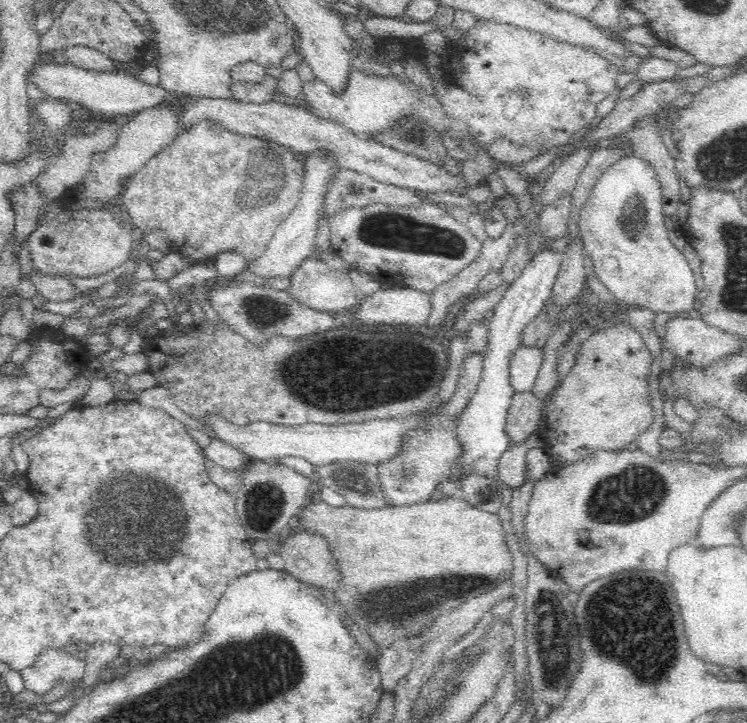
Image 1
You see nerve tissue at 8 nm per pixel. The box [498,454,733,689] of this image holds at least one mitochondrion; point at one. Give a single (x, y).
(629, 620)

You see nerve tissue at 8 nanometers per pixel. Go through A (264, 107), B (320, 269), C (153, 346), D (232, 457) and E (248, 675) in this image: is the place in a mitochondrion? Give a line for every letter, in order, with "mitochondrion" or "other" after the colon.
A: other
B: other
C: other
D: other
E: mitochondrion

